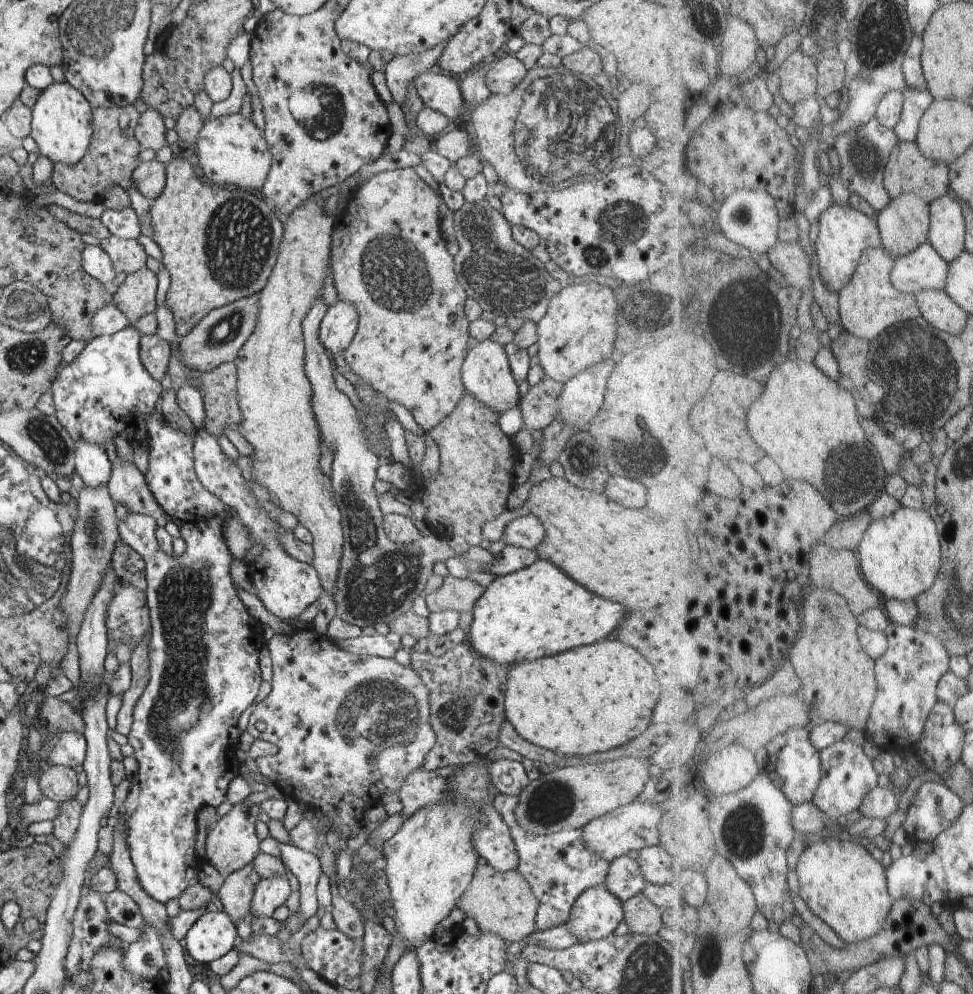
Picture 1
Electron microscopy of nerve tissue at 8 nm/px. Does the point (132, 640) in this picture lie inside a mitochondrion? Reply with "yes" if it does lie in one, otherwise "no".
no

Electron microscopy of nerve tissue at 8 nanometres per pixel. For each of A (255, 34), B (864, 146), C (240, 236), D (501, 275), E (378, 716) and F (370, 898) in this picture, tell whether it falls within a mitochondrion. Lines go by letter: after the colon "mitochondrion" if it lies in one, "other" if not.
A: other
B: mitochondrion
C: mitochondrion
D: mitochondrion
E: mitochondrion
F: mitochondrion

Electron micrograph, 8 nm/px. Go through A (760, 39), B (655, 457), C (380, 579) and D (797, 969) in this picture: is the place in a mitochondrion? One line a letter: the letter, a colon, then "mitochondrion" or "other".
A: other
B: mitochondrion
C: mitochondrion
D: other

